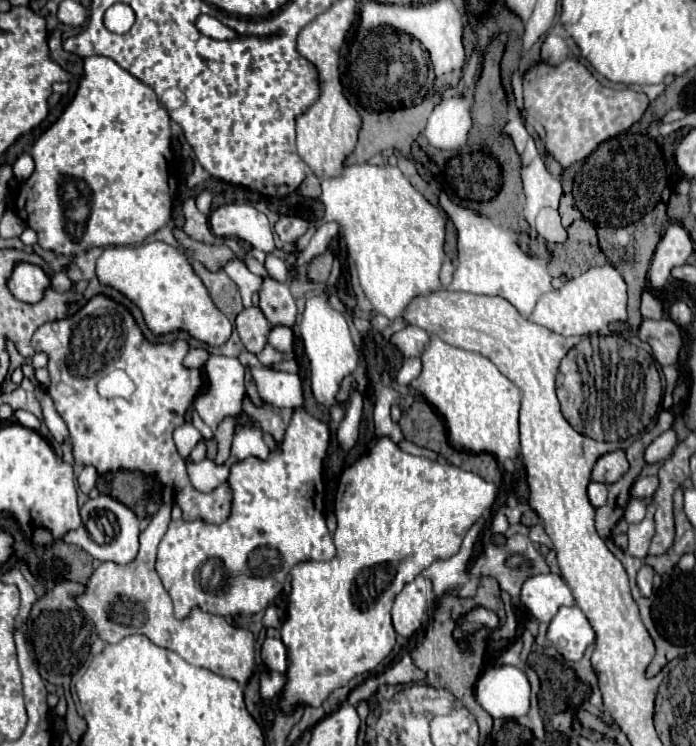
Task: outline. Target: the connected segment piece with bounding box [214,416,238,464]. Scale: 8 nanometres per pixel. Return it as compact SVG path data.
M230 416L224 418L216 430L216 442L218 442L218 454L216 454L216 464L224 464L230 456L230 444L232 444L232 436L234 430L238 426L238 416Z

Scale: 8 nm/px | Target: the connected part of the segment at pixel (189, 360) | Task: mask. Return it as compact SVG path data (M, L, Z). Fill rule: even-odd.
M194 348L194 350L190 350L190 352L186 354L184 366L186 366L186 368L200 368L200 366L206 362L206 358L208 358L208 352L206 352L206 350Z

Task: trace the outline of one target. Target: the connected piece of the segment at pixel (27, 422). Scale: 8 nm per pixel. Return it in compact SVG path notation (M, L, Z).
M18 410L14 416L18 418L18 422L20 422L22 426L26 426L26 428L30 428L30 430L38 430L38 428L40 428L40 420L38 420L34 414L26 412L26 410Z

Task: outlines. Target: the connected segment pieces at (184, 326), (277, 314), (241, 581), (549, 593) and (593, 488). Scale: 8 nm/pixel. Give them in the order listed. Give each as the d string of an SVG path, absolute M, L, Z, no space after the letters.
M148 242L148 246L120 246L120 248L106 248L100 258L98 258L98 280L102 286L110 286L114 290L118 290L120 294L124 294L126 298L130 298L142 312L144 322L148 326L148 330L156 336L168 334L168 332L176 332L176 330L184 330L188 332L192 338L210 344L210 346L222 346L230 334L232 334L232 324L230 320L216 308L216 304L210 298L208 288L204 286L202 278L196 274L196 270L192 268L190 258L186 256L186 252L178 246L170 246L166 242Z
M264 278L260 286L260 310L270 322L270 326L294 326L296 322L296 302L288 290L288 284L280 284L274 278Z
M296 408L278 452L270 454L266 462L238 462L232 466L228 478L232 490L232 514L222 524L208 524L200 518L170 522L168 532L158 546L156 572L174 602L174 614L178 618L186 618L194 606L218 616L262 612L282 592L282 584L294 564L334 558L336 548L324 520L322 484L322 464L328 454L328 446L330 424L310 416L304 408Z
M536 574L522 584L522 606L538 622L550 622L560 606L572 606L574 598L562 576L558 574Z
M590 482L588 486L588 496L590 496L590 502L594 508L600 508L606 504L606 484L600 484L600 482Z

